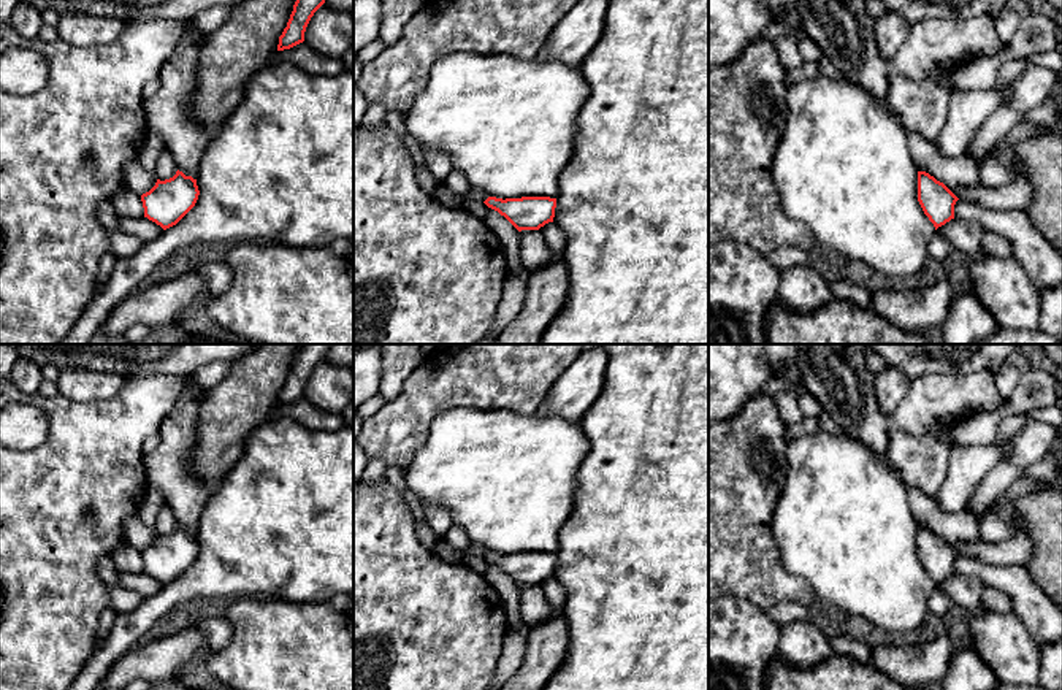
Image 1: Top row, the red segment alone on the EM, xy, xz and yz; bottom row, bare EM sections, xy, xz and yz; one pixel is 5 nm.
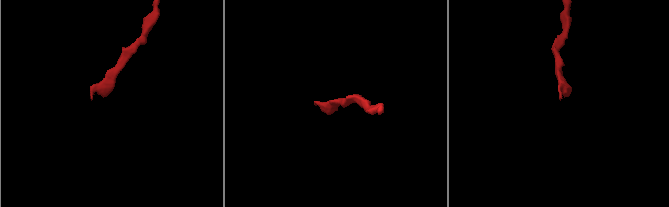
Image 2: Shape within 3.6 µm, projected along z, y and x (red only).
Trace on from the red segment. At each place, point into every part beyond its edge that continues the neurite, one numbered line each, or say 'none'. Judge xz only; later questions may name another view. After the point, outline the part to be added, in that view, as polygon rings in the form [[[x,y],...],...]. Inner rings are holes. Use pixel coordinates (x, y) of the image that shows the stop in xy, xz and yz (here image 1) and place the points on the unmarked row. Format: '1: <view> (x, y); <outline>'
none

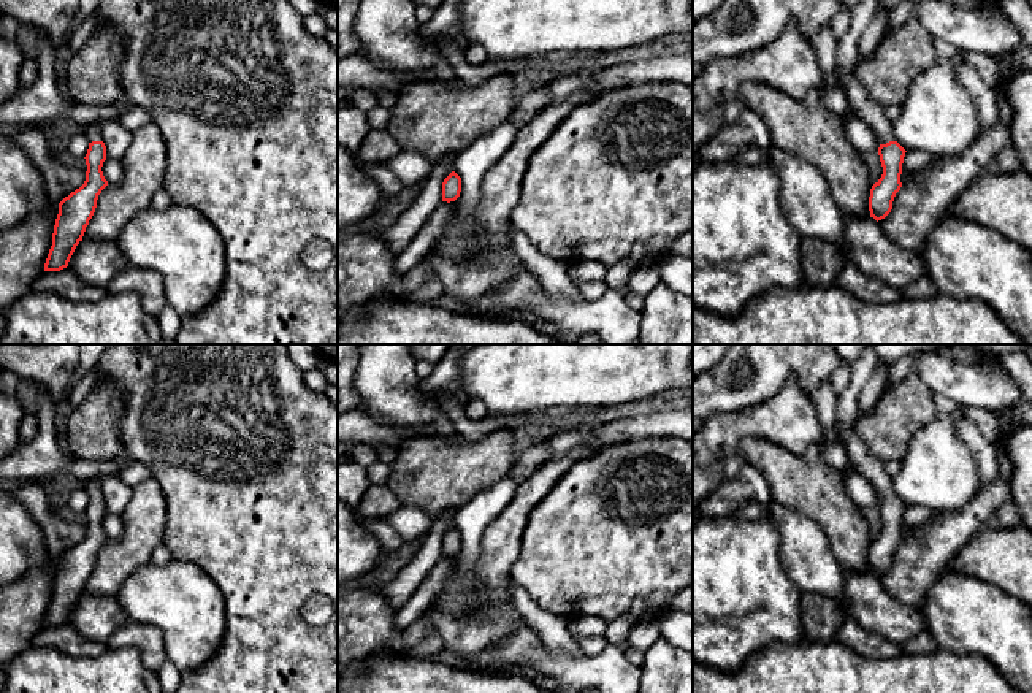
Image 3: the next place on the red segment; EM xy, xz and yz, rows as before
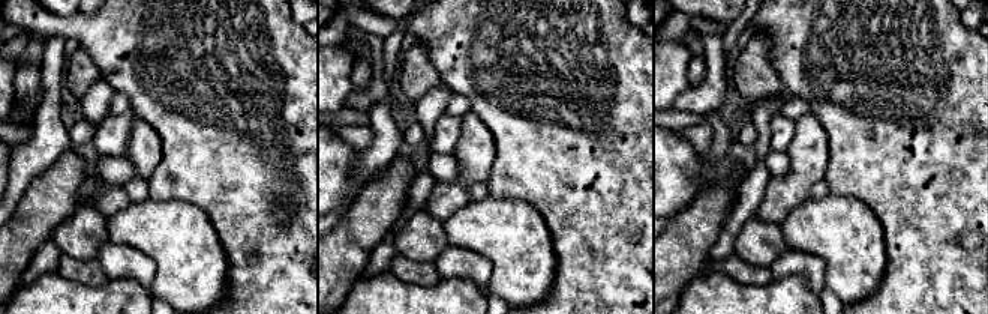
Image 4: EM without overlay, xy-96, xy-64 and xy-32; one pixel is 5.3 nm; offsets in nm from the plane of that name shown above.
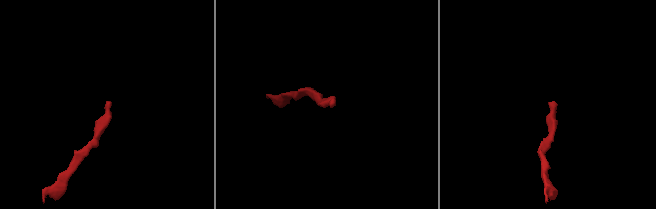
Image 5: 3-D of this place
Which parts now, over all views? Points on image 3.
1: yz (863, 460); [[[835,419],[835,431],[839,442],[847,449],[851,468],[861,473],[877,490],[880,500],[896,496],[892,479],[885,469],[885,463],[878,460],[859,438],[854,425],[845,425]]]

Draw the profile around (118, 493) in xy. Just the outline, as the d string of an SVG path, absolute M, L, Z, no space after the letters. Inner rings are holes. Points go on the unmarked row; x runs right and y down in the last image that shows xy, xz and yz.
M103 476L100 481L100 488L106 501L106 512L120 515L132 500L133 487L125 484L117 476Z

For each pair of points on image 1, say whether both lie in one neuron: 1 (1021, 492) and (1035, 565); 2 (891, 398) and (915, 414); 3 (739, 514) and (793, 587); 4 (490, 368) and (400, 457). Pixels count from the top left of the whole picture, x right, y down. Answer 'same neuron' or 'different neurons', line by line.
1: same neuron
2: different neurons
3: same neuron
4: same neuron

